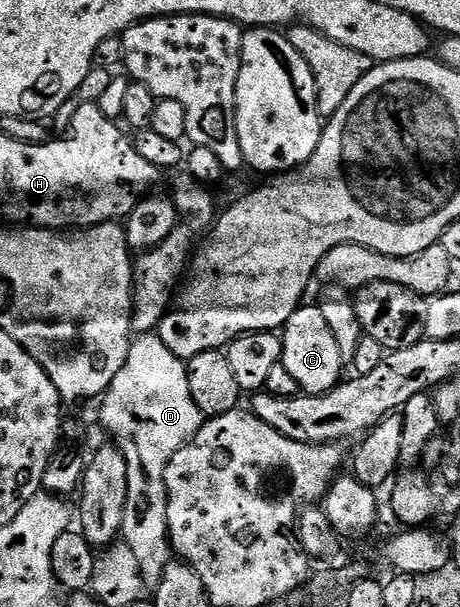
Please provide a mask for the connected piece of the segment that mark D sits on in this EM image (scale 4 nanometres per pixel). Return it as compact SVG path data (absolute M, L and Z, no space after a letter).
M156 332L139 335L133 341L126 356L126 364L122 364L122 372L114 376L114 380L104 391L100 404L100 418L104 421L105 428L112 433L111 441L120 449L122 456L126 456L128 499L120 529L122 542L128 545L127 553L137 557L145 587L155 588L162 580L162 572L166 572L166 568L174 561L172 542L168 538L166 468L170 460L174 460L174 454L199 432L206 419L198 404L194 404L194 396L190 396L190 380L185 359L174 356L174 352L166 348Z

